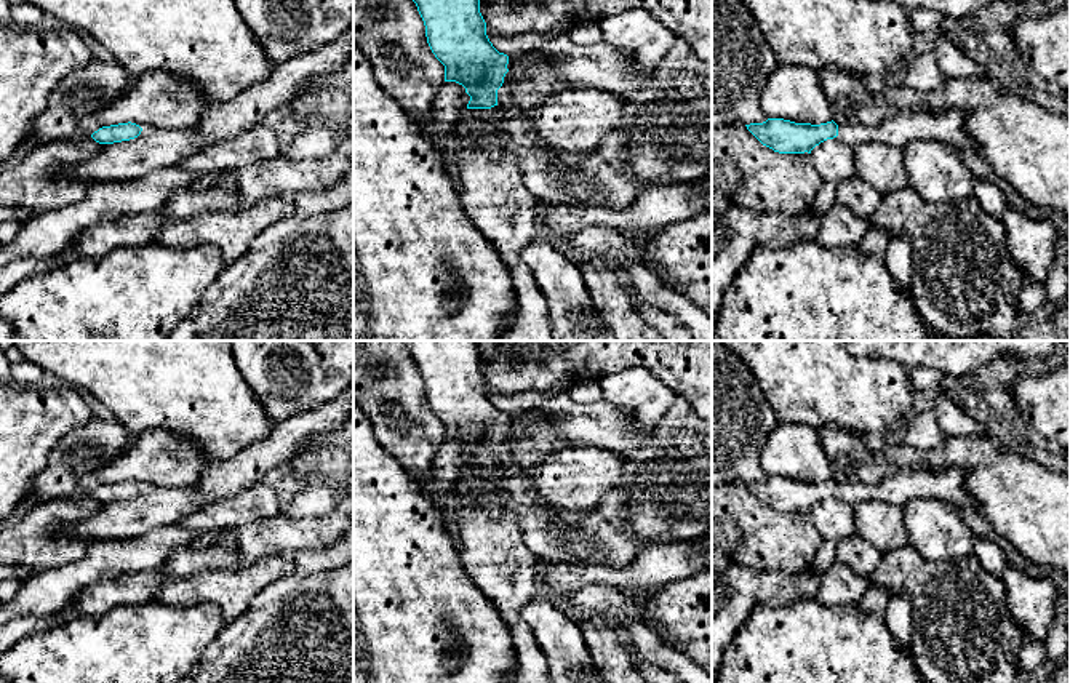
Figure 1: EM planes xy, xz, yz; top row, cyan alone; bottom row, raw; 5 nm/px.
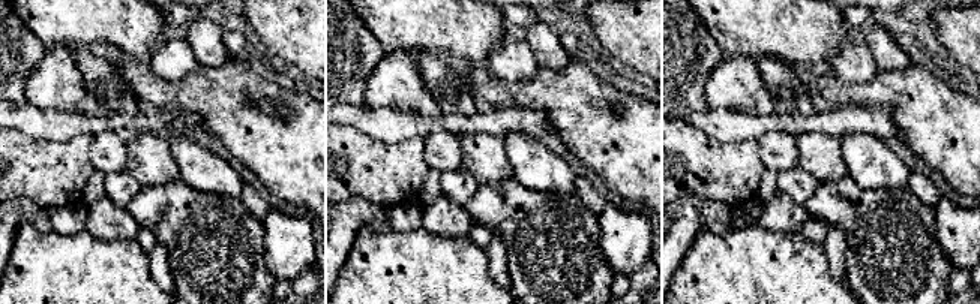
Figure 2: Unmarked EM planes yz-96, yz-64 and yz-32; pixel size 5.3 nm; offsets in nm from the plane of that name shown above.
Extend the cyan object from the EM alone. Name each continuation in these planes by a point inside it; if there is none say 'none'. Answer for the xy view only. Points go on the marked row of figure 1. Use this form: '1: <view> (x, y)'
none

